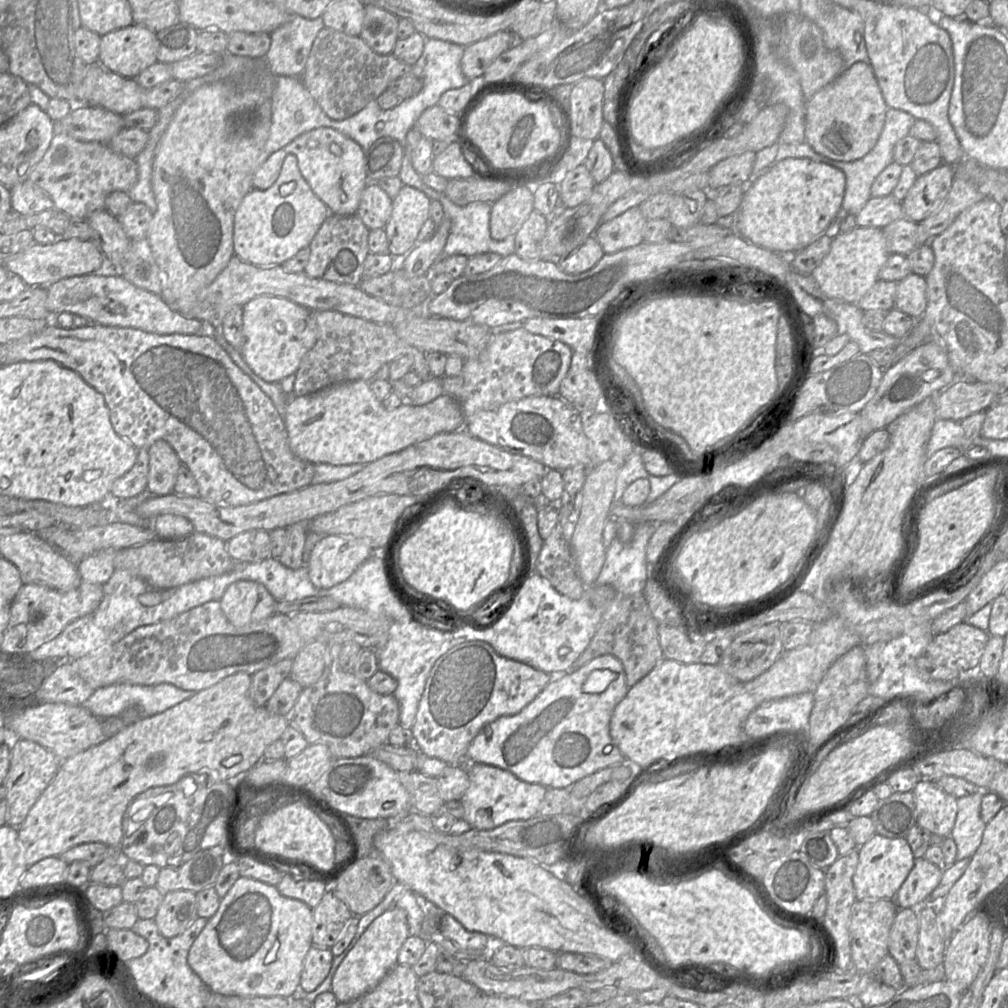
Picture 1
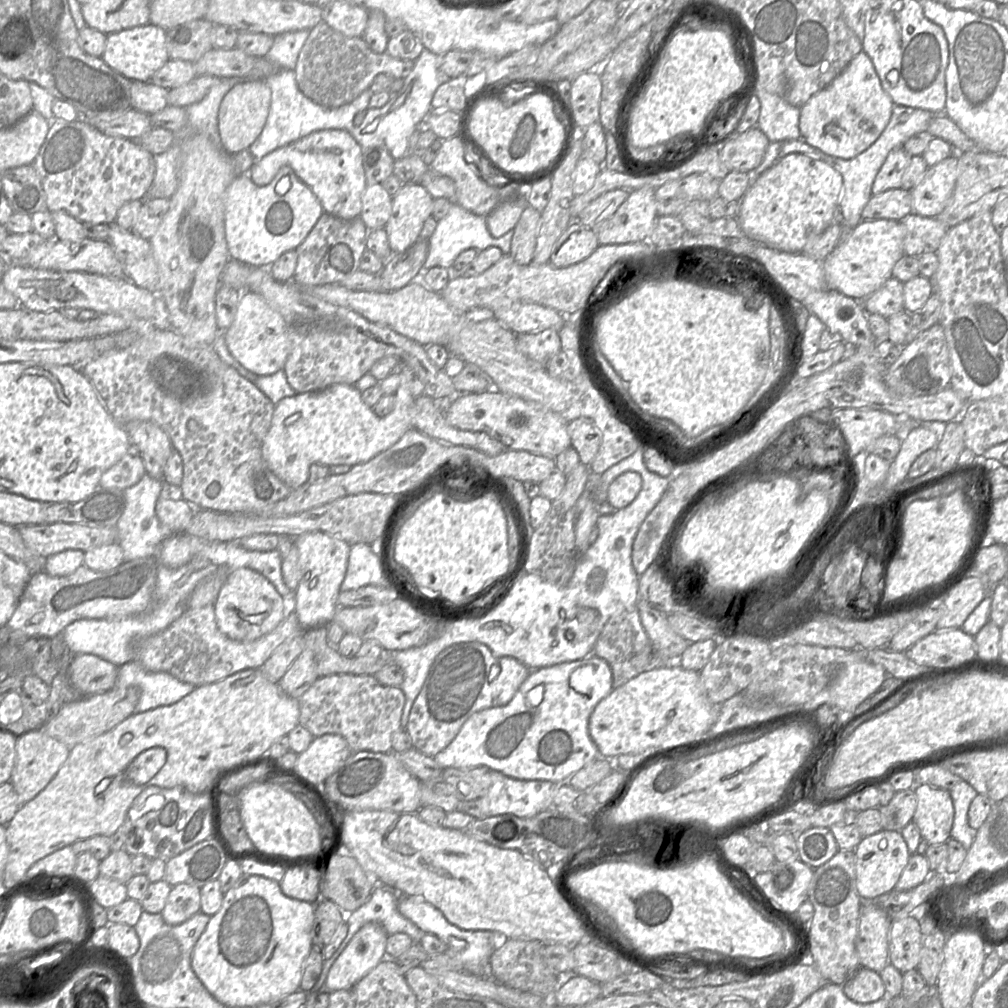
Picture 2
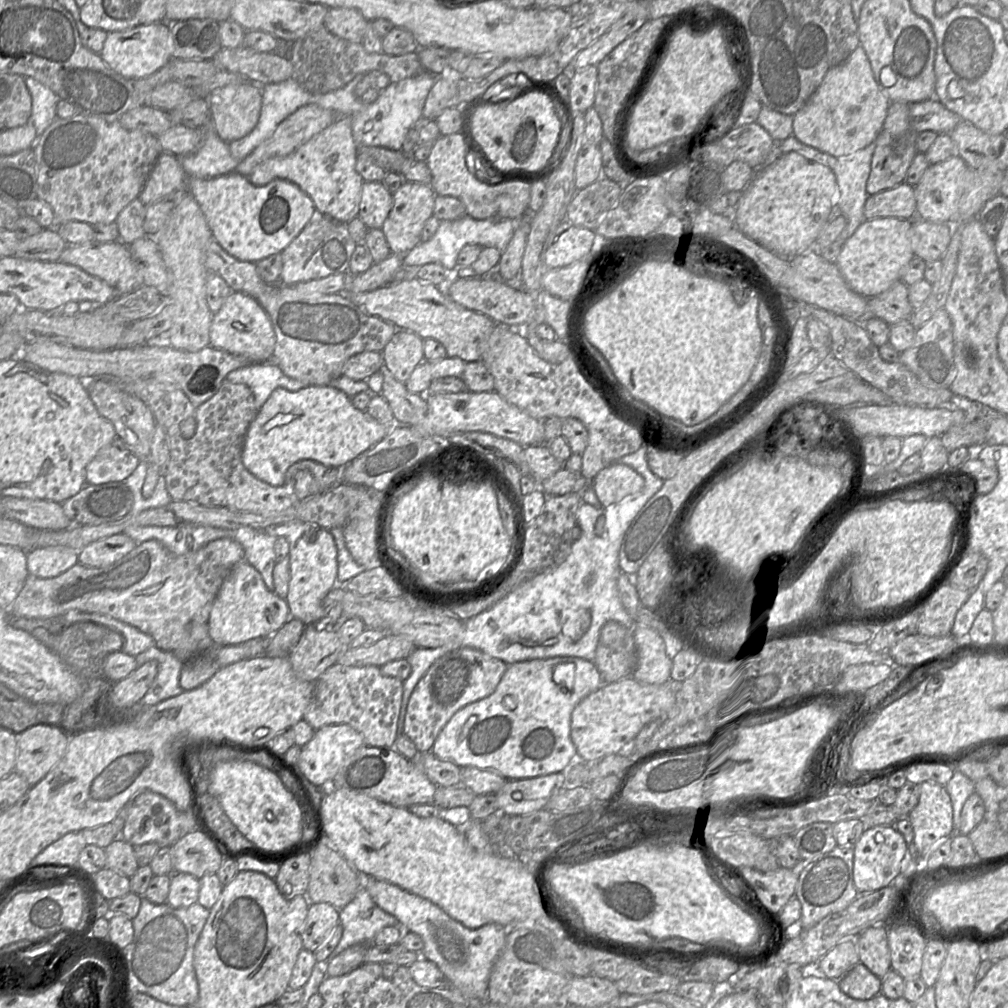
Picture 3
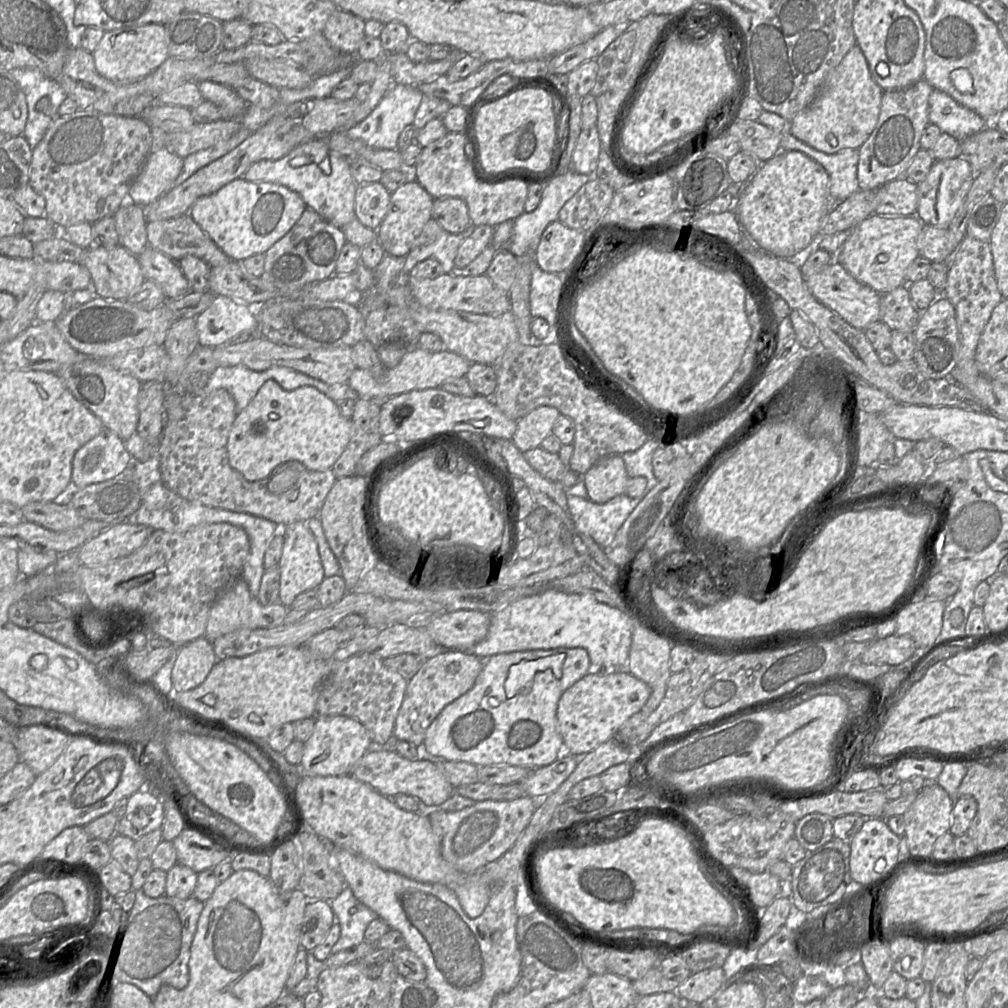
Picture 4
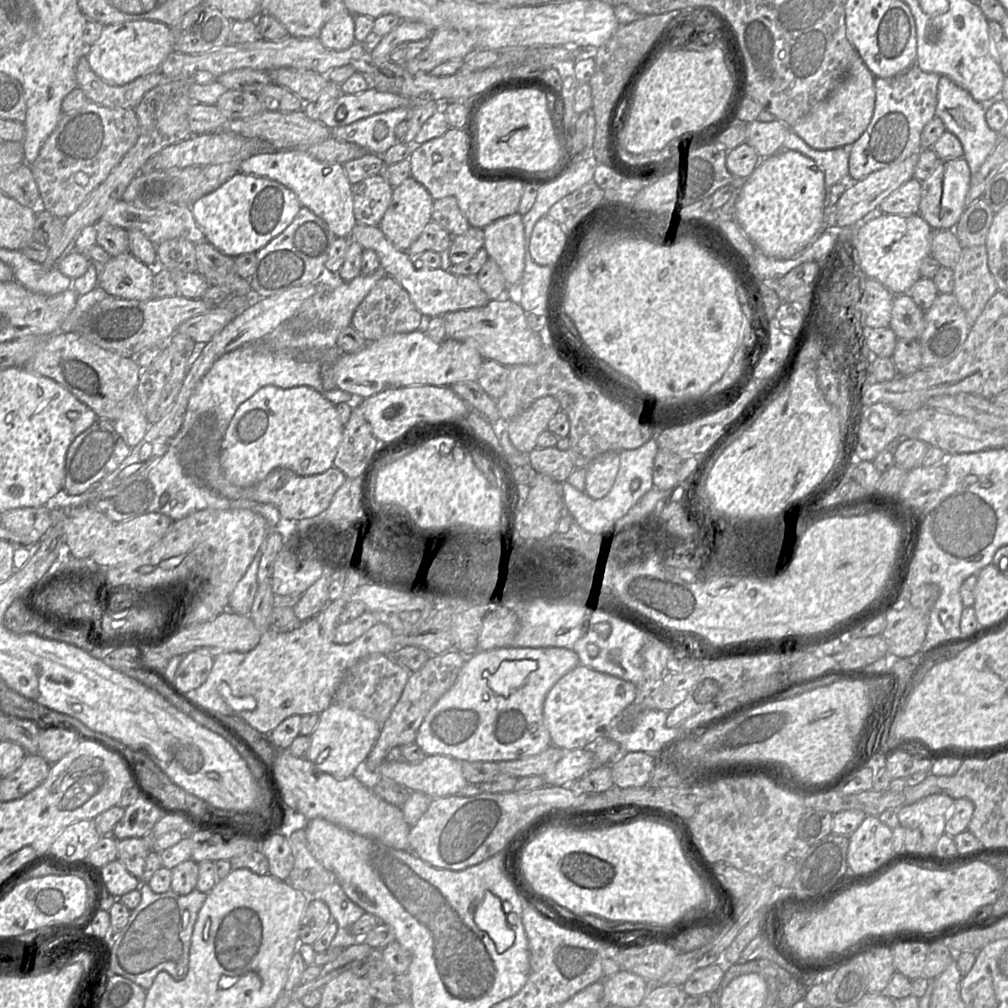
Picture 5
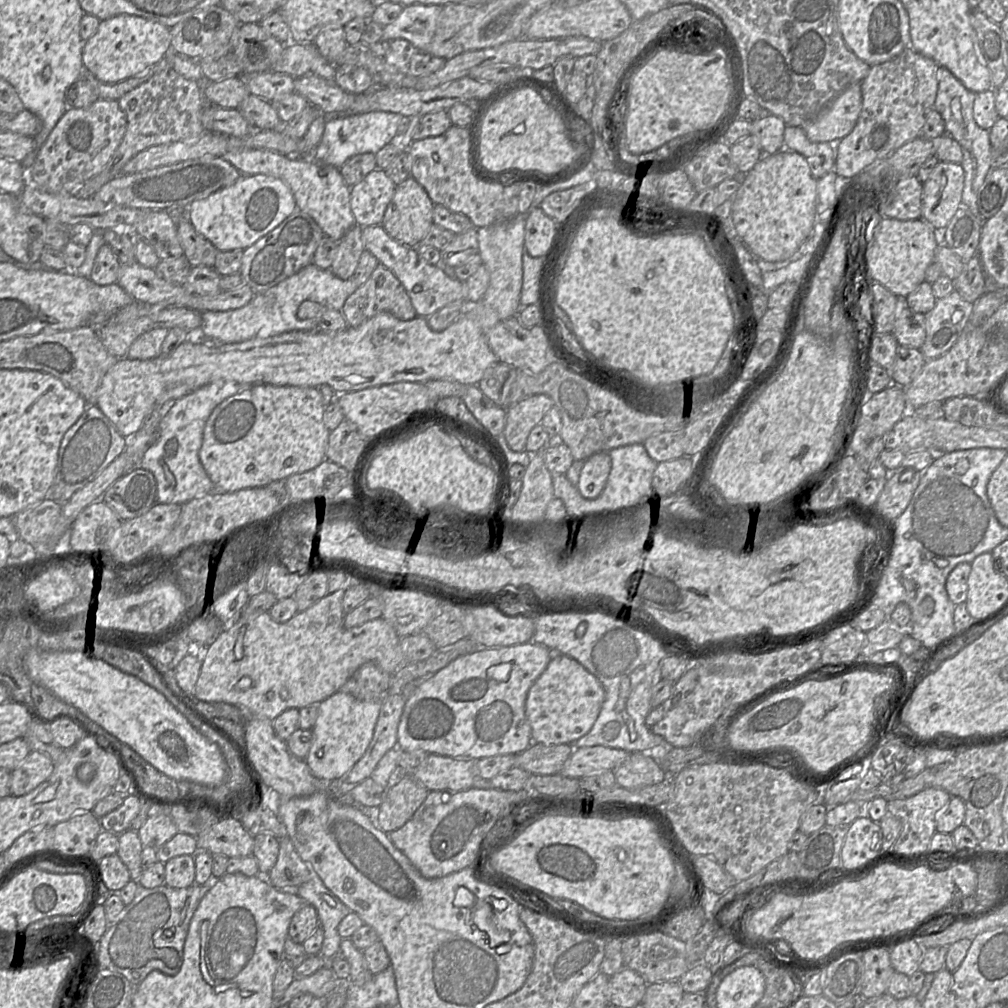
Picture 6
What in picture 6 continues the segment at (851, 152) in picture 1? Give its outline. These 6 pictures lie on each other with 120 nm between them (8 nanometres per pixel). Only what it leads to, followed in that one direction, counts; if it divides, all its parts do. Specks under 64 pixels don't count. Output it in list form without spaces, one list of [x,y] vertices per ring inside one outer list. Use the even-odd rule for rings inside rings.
[[[861,83],[847,87],[802,128],[812,142],[838,142],[855,127],[862,109]]]

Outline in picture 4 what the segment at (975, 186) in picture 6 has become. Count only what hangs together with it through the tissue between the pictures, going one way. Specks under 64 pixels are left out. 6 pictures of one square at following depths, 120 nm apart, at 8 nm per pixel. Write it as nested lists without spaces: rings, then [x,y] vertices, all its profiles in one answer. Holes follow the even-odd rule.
[[[934,89],[929,96],[929,122],[938,126],[942,133],[949,134],[959,142],[965,138],[980,132],[989,126],[989,122],[979,116],[976,112],[961,105],[948,94]]]

